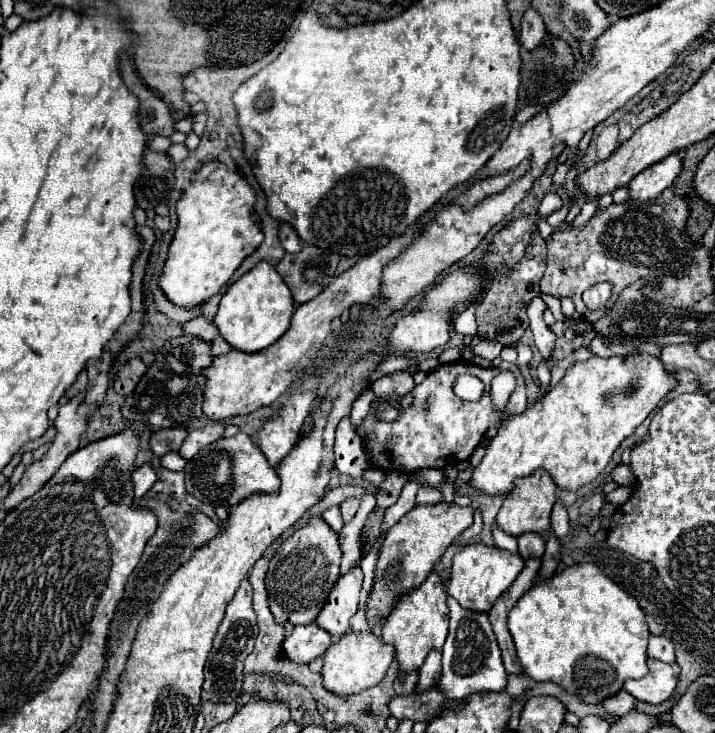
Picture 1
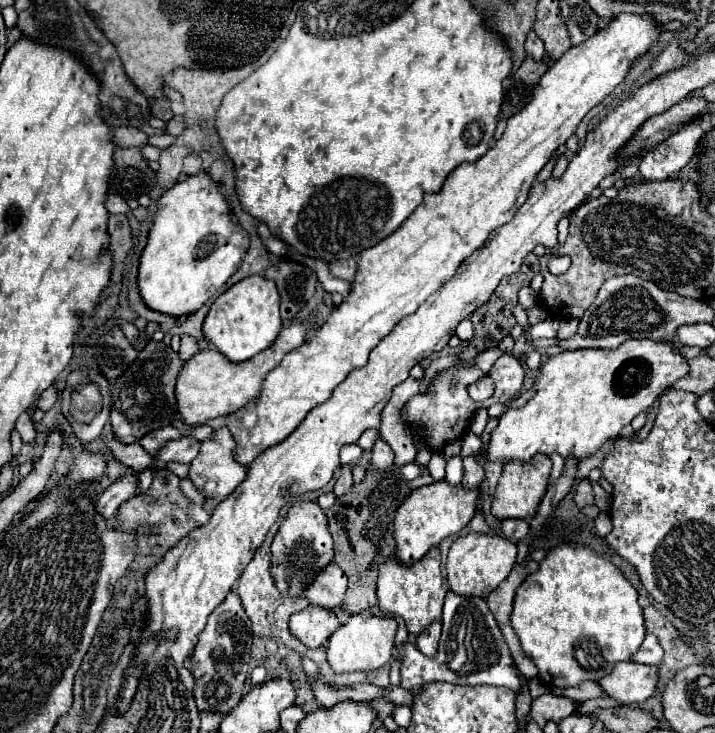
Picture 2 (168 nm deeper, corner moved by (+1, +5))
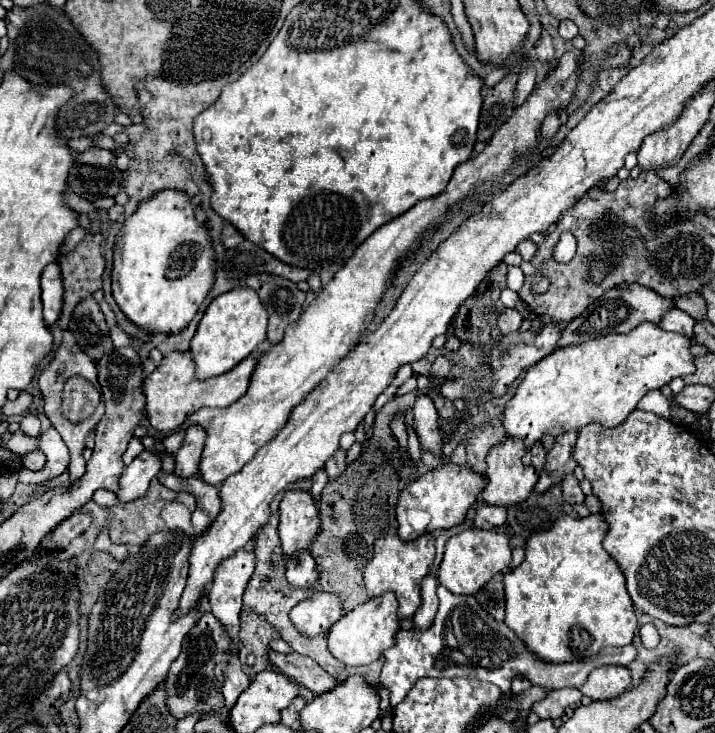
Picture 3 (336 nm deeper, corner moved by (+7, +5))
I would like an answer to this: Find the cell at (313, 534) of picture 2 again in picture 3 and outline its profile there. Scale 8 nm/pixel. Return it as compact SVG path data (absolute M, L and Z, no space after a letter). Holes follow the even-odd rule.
M288 490L280 502L280 542L286 556L306 550L318 532L320 520L308 490Z

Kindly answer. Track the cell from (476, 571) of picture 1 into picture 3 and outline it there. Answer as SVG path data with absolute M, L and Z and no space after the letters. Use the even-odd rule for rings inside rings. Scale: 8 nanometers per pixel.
M470 528L456 536L452 536L446 542L444 560L438 570L438 582L448 588L452 594L476 594L494 574L506 572L508 564L512 560L508 536L494 530L478 530Z

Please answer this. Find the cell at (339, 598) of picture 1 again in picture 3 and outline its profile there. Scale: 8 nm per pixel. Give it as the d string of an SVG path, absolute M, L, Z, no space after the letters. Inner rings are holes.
M298 552L296 556L288 558L286 564L286 578L296 588L310 588L316 586L320 572L316 570L316 562L310 552Z

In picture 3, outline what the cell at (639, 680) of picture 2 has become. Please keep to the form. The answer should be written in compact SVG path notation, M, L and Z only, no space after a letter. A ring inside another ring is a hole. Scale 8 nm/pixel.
M600 666L590 672L580 692L592 700L608 700L626 692L630 682L630 670L626 666Z

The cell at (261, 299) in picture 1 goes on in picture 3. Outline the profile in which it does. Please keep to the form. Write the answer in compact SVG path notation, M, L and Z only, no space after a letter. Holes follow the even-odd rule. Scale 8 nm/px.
M234 288L214 298L202 316L194 338L190 340L190 356L196 364L194 376L198 380L206 380L232 370L246 356L250 356L260 344L266 342L266 326L268 314L254 290Z

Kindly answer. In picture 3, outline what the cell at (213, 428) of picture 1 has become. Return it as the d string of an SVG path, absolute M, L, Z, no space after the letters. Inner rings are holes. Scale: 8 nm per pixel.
M144 450L142 454L138 454L132 464L126 466L124 476L120 476L120 490L116 492L118 502L130 502L144 496L150 480L160 472L160 468L160 458L154 452Z

